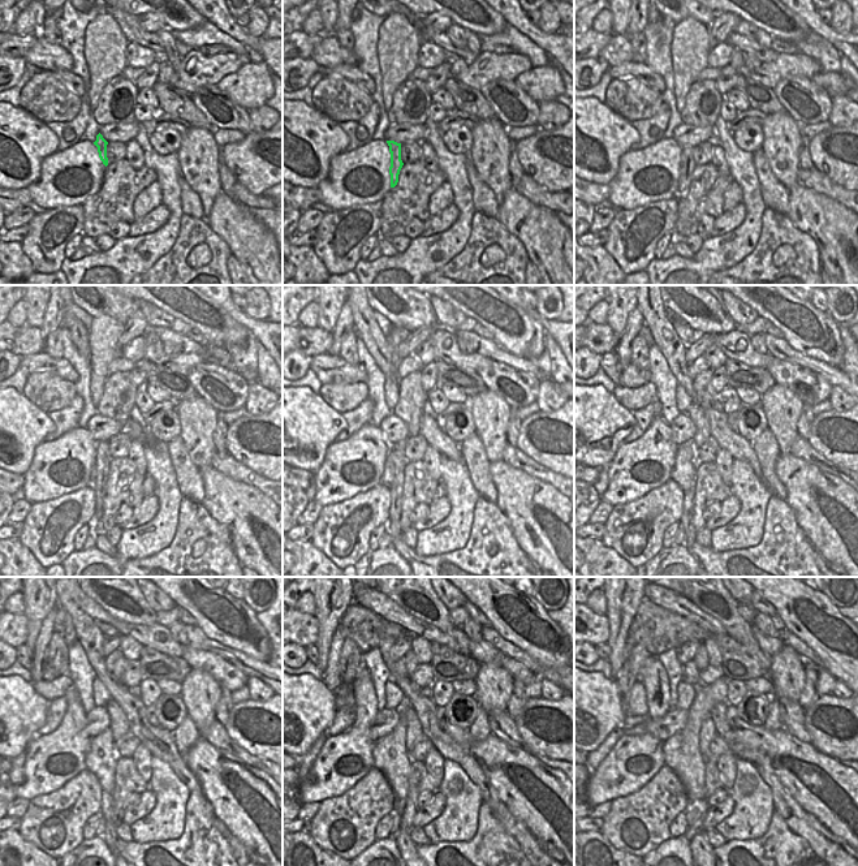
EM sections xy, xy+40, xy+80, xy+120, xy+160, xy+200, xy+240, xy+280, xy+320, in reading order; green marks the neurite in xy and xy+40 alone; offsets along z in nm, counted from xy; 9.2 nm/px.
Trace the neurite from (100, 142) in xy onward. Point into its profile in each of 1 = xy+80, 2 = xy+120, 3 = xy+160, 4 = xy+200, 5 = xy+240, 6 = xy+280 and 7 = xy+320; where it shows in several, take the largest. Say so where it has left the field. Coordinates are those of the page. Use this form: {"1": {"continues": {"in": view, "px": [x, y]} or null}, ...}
{"1": {"continues": {"in": "xy+80", "px": [688, 164]}}, "2": {"continues": {"in": "xy+120", "px": [99, 475]}}, "3": {"continues": {"in": "xy+160", "px": [395, 457]}}, "4": {"continues": {"in": "xy+200", "px": [686, 518]}}, "5": {"continues": {"in": "xy+240", "px": [110, 835]}}, "6": {"continues": {"in": "xy+280", "px": [402, 838]}}, "7": {"continues": {"in": "xy+320", "px": [699, 841]}}}

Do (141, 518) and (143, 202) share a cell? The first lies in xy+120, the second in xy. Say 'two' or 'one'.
two

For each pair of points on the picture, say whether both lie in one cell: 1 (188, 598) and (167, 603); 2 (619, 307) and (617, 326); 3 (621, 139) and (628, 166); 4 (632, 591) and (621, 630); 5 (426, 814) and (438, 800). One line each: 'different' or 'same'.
1: different
2: same
3: different
4: same
5: same

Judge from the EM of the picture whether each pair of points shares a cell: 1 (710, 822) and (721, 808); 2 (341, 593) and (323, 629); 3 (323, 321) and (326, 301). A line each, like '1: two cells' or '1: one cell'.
1: one cell
2: one cell
3: one cell

